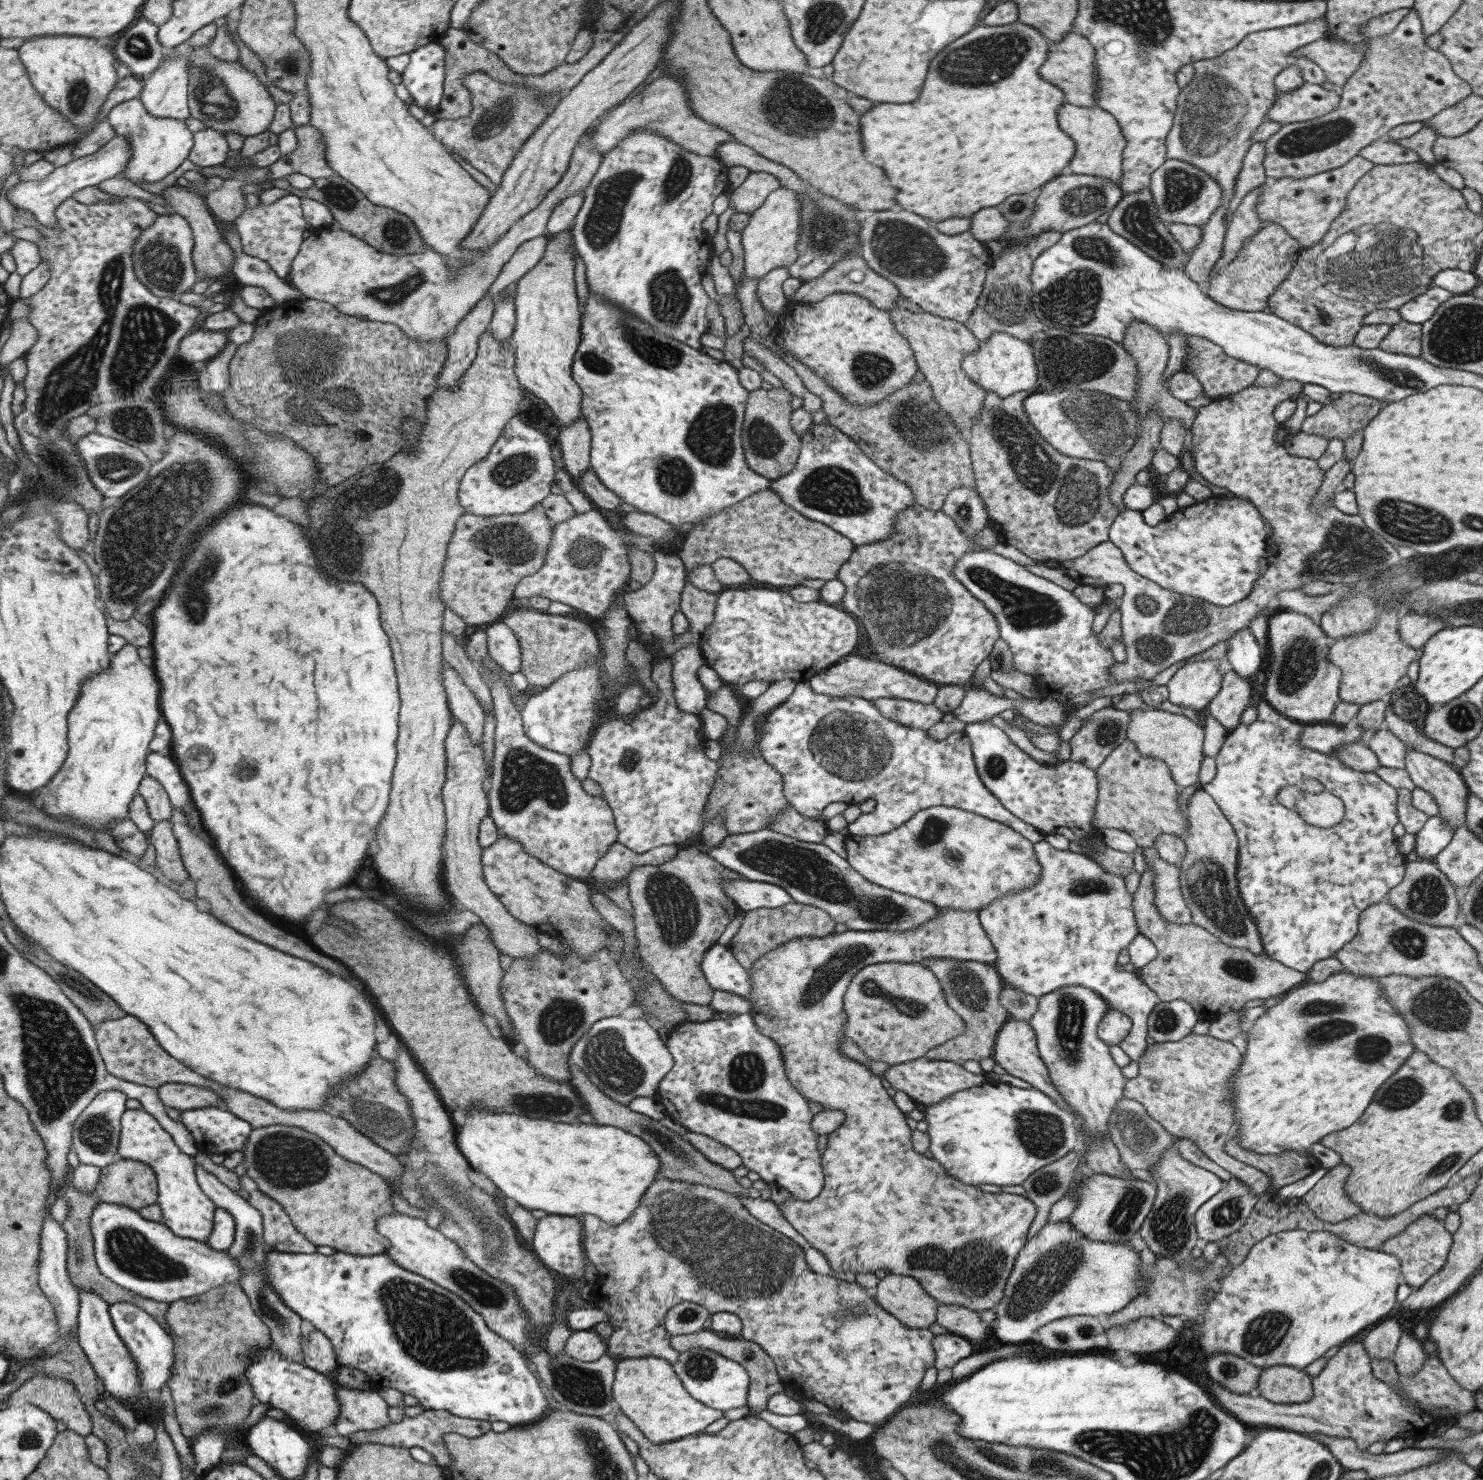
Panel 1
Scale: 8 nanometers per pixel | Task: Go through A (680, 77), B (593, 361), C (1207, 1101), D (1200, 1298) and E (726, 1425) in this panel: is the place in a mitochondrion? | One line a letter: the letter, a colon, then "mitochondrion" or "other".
A: other
B: mitochondrion
C: other
D: other
E: other

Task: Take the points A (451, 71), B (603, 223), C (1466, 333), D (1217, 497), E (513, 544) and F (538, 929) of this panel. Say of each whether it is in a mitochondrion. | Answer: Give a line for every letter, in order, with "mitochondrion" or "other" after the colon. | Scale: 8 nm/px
A: other
B: mitochondrion
C: mitochondrion
D: other
E: mitochondrion
F: other

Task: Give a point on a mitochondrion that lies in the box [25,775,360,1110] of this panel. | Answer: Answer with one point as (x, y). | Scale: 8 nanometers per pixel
(77, 988)

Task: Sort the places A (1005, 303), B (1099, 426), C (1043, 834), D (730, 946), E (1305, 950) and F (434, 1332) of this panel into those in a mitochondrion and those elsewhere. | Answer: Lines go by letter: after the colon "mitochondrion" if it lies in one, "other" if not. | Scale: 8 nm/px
A: mitochondrion
B: mitochondrion
C: other
D: other
E: other
F: mitochondrion

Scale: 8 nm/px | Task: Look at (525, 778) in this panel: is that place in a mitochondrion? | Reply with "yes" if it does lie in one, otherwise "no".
yes

